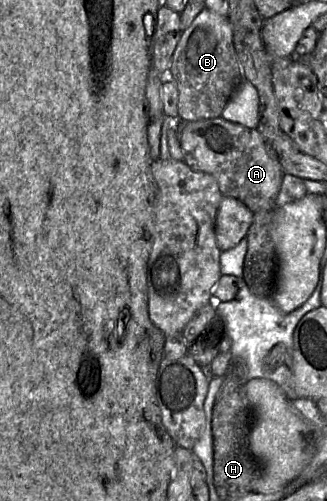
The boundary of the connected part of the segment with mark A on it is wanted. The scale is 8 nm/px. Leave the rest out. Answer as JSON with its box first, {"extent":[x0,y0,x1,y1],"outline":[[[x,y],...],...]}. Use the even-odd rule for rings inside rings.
{"extent":[178,117,284,213],"outline":[[[222,117],[199,121],[178,121],[184,162],[194,171],[212,175],[223,197],[232,197],[253,213],[273,211],[284,172],[279,157],[256,128],[247,128]]]}

